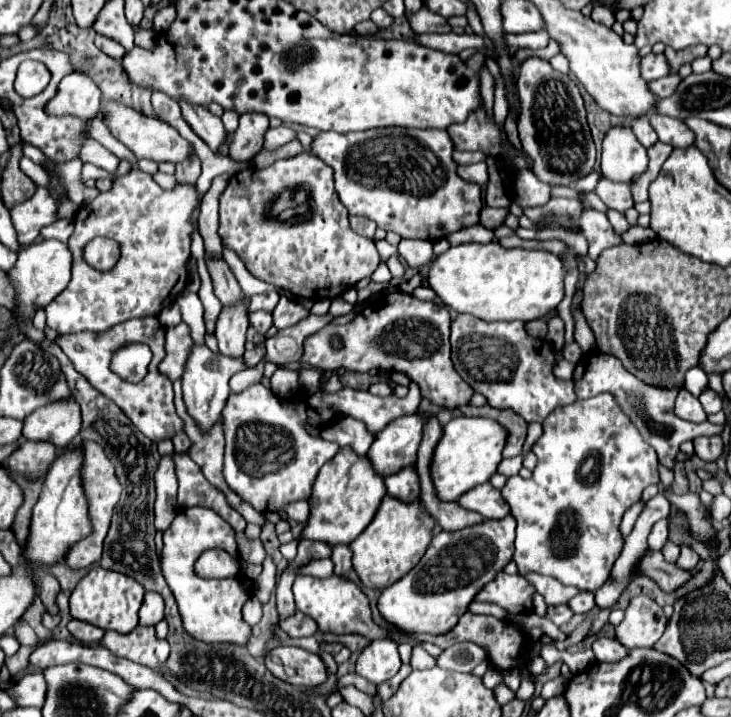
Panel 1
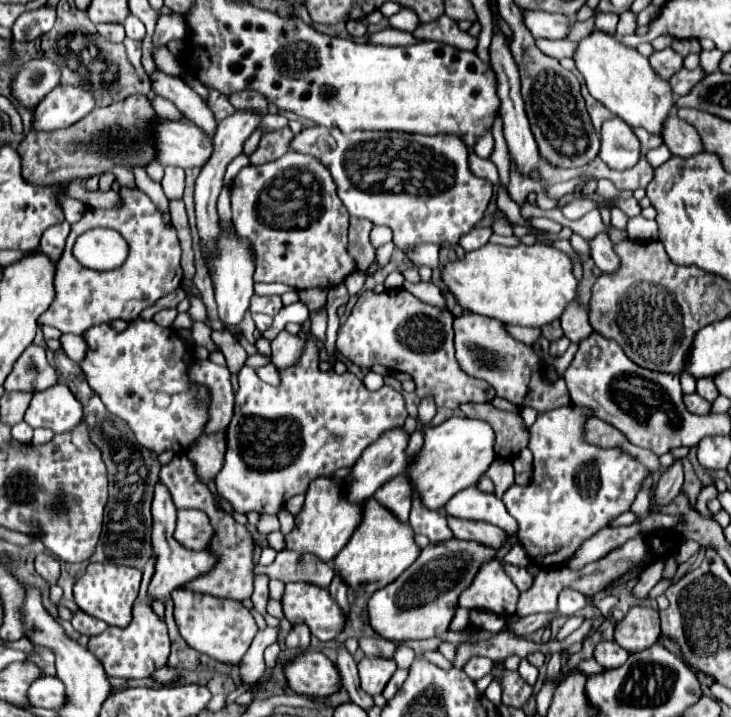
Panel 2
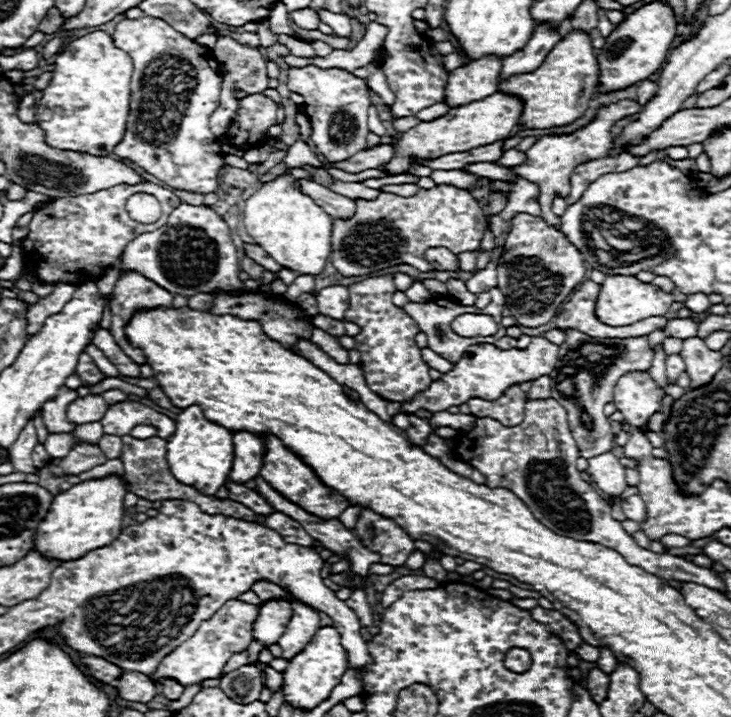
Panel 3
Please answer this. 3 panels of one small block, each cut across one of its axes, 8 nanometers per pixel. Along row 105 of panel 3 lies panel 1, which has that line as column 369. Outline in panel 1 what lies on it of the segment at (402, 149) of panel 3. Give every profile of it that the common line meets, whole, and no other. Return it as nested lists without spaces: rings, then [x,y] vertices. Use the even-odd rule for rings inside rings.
[[[342,448],[316,476],[310,496],[310,516],[300,534],[304,540],[320,540],[330,544],[330,548],[338,544],[352,542],[374,518],[378,510],[378,502],[386,496],[384,478],[378,476],[368,458],[360,458],[350,448]]]

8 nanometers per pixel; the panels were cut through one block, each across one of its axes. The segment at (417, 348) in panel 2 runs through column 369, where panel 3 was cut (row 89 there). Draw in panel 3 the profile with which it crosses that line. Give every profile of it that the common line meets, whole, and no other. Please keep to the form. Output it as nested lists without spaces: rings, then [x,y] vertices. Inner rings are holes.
[[[304,66],[304,68],[290,68],[288,88],[304,98],[306,116],[310,118],[312,126],[310,138],[330,162],[348,160],[356,152],[368,148],[364,132],[370,132],[368,130],[370,96],[364,80],[340,68],[322,70],[316,66]]]

